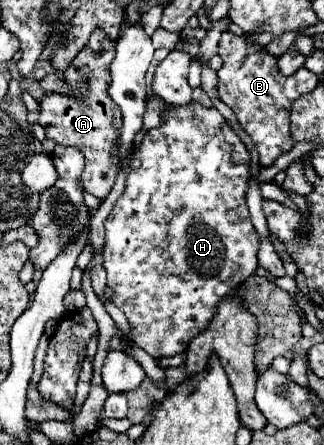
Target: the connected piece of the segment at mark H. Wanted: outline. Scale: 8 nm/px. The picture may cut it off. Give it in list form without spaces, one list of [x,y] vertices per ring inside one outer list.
[[[192,101],[186,107],[166,107],[164,115],[162,115],[162,123],[156,129],[146,131],[142,145],[134,151],[134,159],[132,159],[132,167],[130,173],[126,177],[126,189],[124,195],[116,201],[110,217],[106,219],[104,227],[106,227],[106,243],[104,243],[104,267],[108,273],[108,285],[114,289],[114,305],[124,311],[124,315],[128,317],[130,325],[132,325],[132,339],[138,347],[142,347],[146,353],[150,353],[154,359],[156,357],[174,357],[178,353],[184,353],[192,335],[196,335],[196,331],[204,329],[204,323],[208,323],[208,319],[212,319],[212,307],[216,307],[216,299],[222,299],[224,295],[232,293],[236,287],[240,287],[244,283],[244,279],[248,279],[256,267],[258,267],[258,245],[260,245],[260,237],[254,231],[250,213],[248,213],[248,205],[246,205],[246,191],[248,191],[248,179],[250,179],[250,155],[246,145],[240,141],[240,137],[232,131],[230,123],[222,117],[222,113],[216,107],[204,107],[196,101]]]

